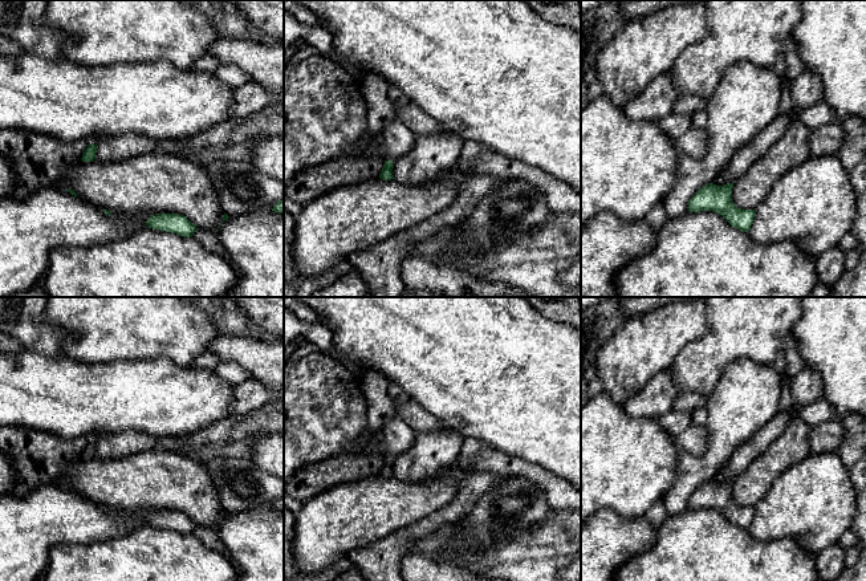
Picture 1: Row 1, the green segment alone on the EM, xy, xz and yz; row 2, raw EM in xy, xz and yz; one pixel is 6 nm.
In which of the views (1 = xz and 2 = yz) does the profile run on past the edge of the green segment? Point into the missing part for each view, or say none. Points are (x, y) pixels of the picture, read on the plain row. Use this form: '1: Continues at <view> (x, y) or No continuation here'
1: No continuation here
2: No continuation here

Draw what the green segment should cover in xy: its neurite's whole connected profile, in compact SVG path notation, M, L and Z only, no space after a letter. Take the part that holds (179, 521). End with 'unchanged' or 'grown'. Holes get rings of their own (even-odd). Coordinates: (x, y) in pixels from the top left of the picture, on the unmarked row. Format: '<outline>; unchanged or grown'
M158 511L147 516L146 523L153 527L172 529L179 533L191 535L196 523L186 513L178 511Z; unchanged

